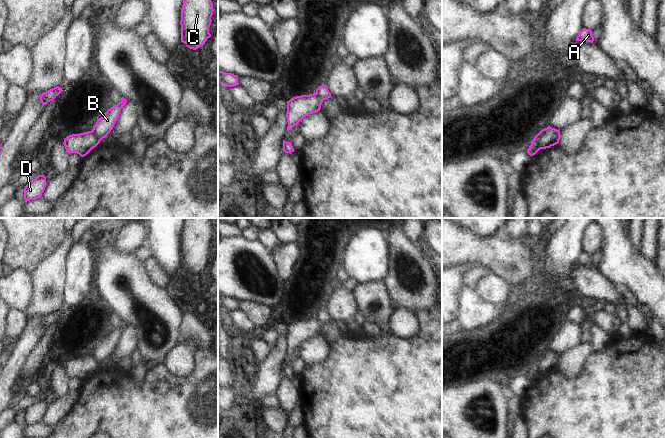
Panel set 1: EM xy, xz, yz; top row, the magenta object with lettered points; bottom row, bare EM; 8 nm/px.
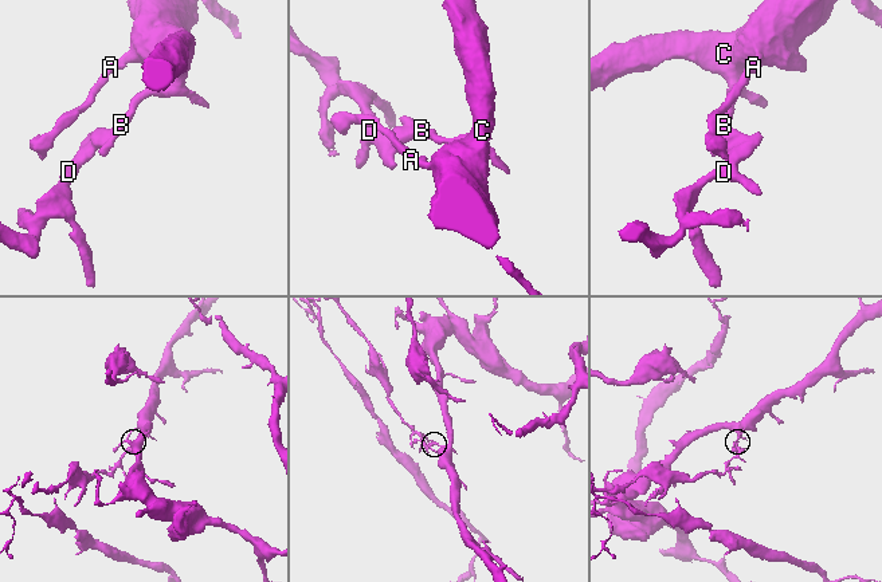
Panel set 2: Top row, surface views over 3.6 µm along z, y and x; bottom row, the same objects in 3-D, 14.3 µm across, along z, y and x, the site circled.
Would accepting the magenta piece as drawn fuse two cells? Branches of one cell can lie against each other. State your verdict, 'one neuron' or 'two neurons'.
two neurons

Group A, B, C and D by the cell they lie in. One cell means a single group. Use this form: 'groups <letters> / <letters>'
groups A B C / D

